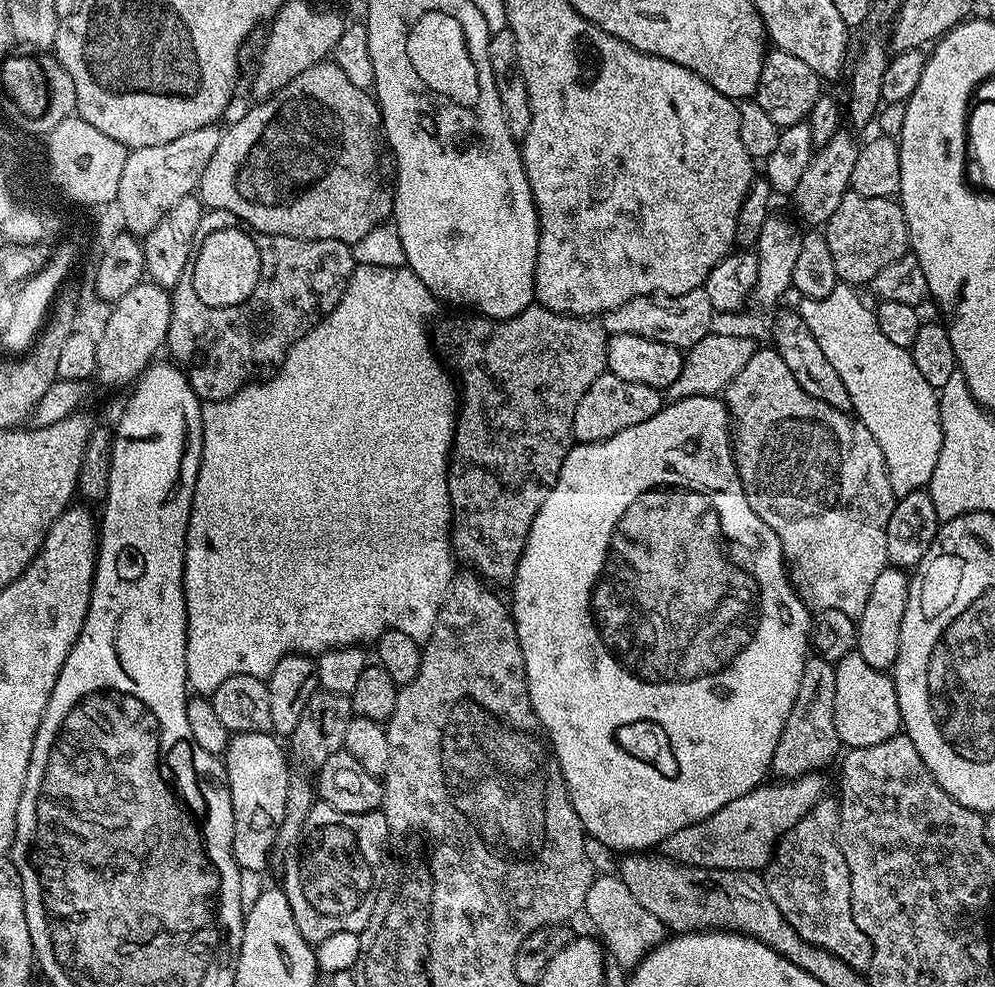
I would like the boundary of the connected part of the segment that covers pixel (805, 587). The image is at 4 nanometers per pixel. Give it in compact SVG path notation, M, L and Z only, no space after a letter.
M757 347L756 353L750 358L746 366L735 374L733 380L722 393L722 399L728 405L728 415L732 425L732 452L736 455L736 469L738 478L742 482L742 490L746 494L746 502L750 502L750 510L778 534L778 542L782 546L784 563L788 570L788 580L792 589L796 591L796 597L813 613L822 610L842 610L842 614L858 618L862 610L866 610L866 602L870 599L870 590L878 574L882 574L884 568L889 567L886 554L886 526L890 522L890 514L896 505L897 496L892 493L890 478L886 470L886 458L882 458L882 450L878 442L874 442L874 434L866 430L866 426L857 420L855 415L834 410L834 406L826 406L826 402L818 402L818 398L810 398L798 382L794 382L794 374L790 374L786 362L776 352L775 347Z

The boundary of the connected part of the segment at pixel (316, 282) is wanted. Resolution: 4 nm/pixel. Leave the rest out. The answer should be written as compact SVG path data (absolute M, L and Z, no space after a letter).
M260 232L260 284L256 284L242 300L238 302L230 302L224 306L204 306L192 292L190 282L188 282L188 271L182 270L182 278L176 287L171 289L172 313L170 314L170 326L168 327L168 339L166 341L167 351L172 351L171 359L175 361L179 367L183 368L188 374L188 381L192 389L196 391L196 395L201 401L225 400L233 396L240 388L253 382L259 382L265 378L275 376L284 365L284 359L289 350L294 346L294 342L298 342L298 338L302 338L312 329L318 321L326 314L330 314L330 310L334 310L334 306L338 306L338 302L342 298L342 294L346 290L346 286L352 277L352 271L357 266L356 259L352 256L352 249L347 244L338 242L337 240L303 240L302 238L290 238L289 236L271 236L265 232Z

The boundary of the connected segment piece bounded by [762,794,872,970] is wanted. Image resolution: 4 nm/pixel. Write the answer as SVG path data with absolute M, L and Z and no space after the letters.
M825 795L802 819L776 844L776 851L768 867L762 875L766 882L766 890L770 890L770 898L778 910L782 910L782 918L794 928L796 933L815 946L842 958L850 967L866 970L872 961L872 943L862 930L858 930L858 922L854 922L854 910L850 898L850 866L846 866L846 858L840 849L840 802L835 795Z

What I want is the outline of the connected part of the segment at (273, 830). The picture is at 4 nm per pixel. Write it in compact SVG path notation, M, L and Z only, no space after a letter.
M238 732L235 733L229 739L228 749L224 751L223 761L224 761L224 769L226 770L226 774L228 775L228 789L230 790L230 802L234 806L234 842L232 843L232 857L235 858L236 864L243 870L245 873L248 872L260 872L264 867L268 864L268 855L271 852L274 852L276 848L276 835L278 834L278 830L282 826L282 822L284 821L284 815L286 814L286 790L288 789L288 777L290 775L290 769L288 769L288 760L289 757L286 755L284 757L284 752L280 749L281 741L277 739L275 735L266 733L266 732Z

